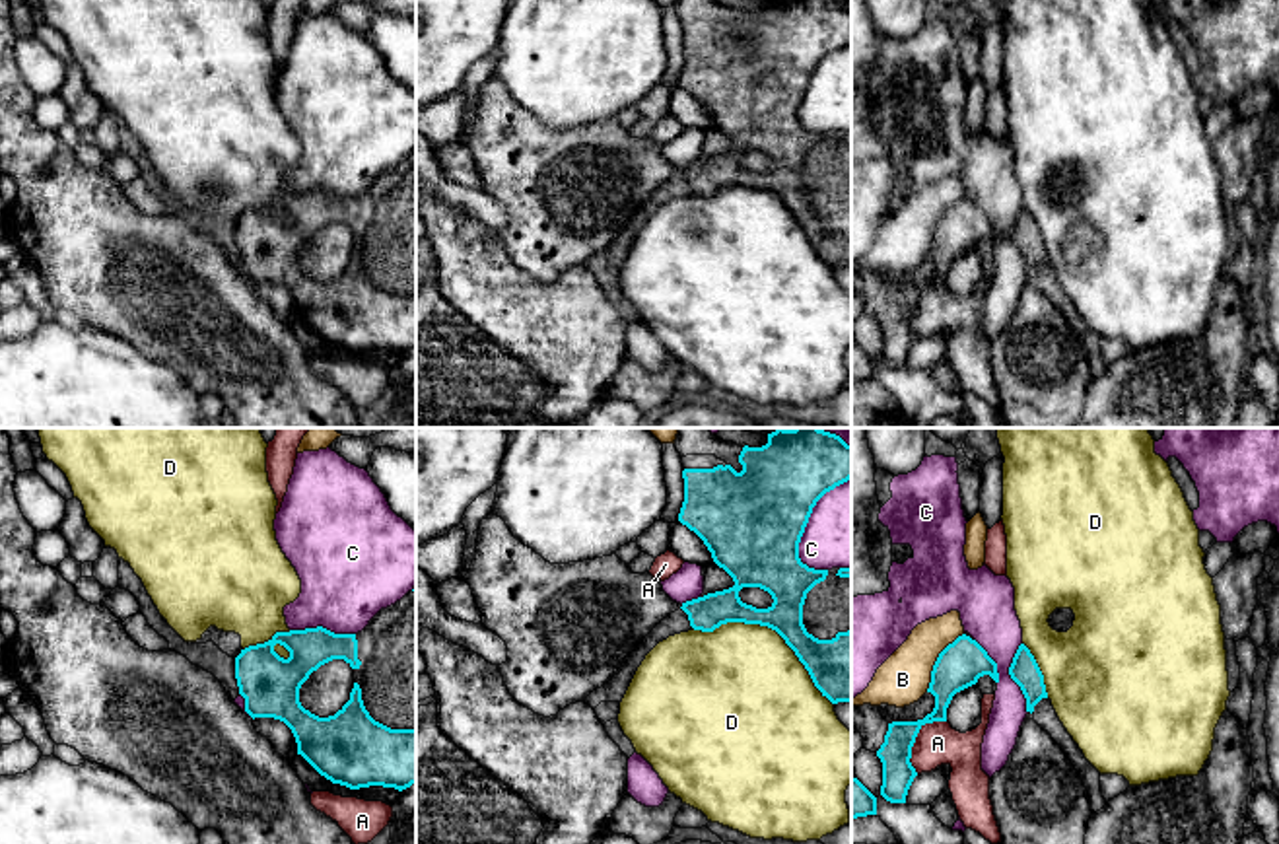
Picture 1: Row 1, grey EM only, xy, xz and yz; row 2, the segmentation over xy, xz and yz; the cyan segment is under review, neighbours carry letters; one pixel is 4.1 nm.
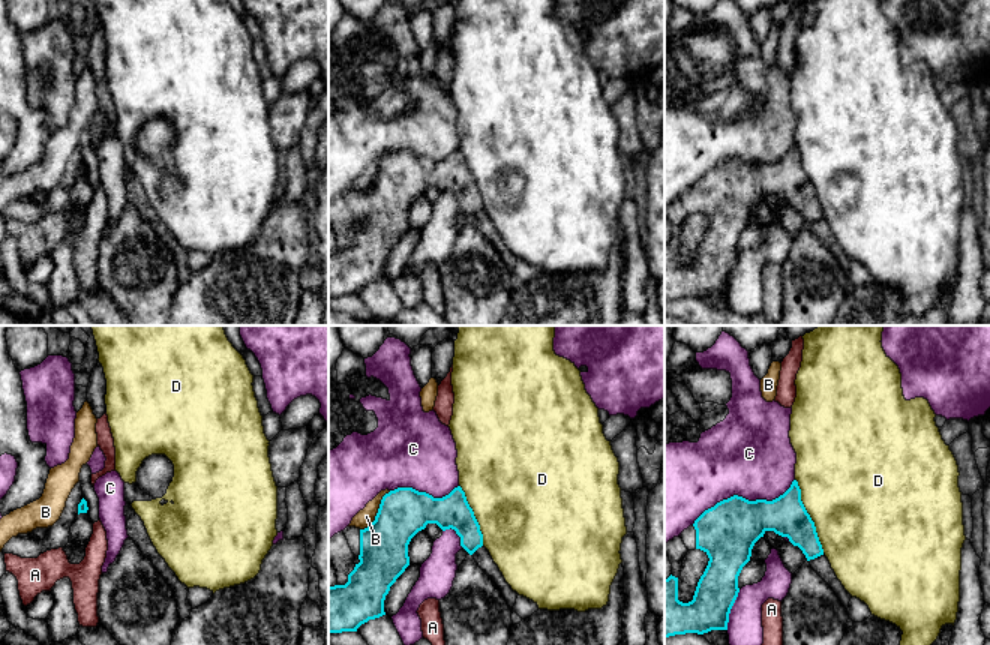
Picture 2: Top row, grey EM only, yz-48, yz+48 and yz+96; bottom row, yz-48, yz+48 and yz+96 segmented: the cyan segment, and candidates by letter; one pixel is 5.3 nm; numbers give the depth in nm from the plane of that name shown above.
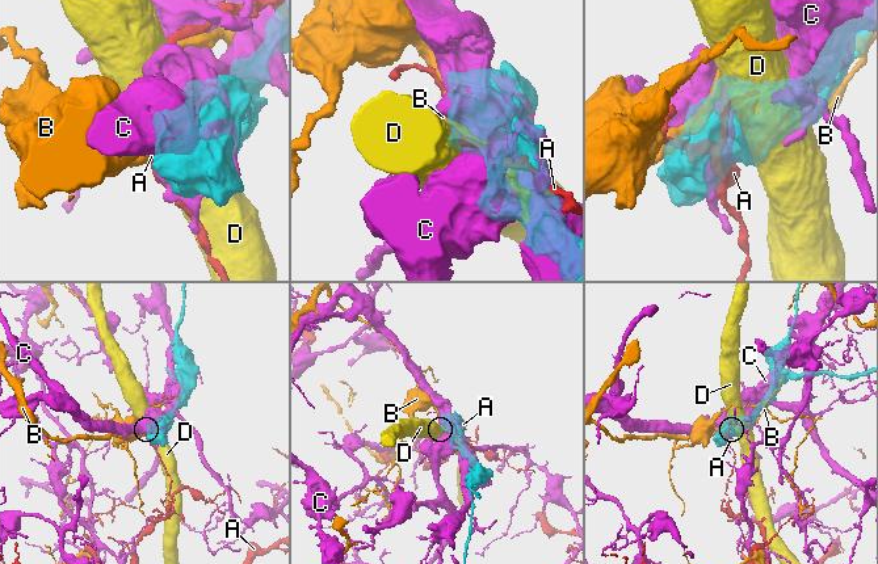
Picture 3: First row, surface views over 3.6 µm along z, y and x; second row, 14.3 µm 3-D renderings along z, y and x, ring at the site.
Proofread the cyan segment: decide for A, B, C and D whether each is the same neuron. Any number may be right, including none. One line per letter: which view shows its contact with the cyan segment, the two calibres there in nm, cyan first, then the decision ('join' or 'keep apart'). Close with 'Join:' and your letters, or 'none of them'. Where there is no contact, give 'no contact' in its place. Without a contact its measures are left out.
A: meets cyan in yz; 140 nm thick on the cyan side, 180 nm on the other; keep apart
B: meets cyan in yz; 190 nm thick on the cyan side, 220 nm on the other; keep apart
C: meets cyan in xz; 420 nm thick on the cyan side, 340 nm on the other; keep apart
D: meets cyan in xz; 220 nm thick on the cyan side, 460 nm on the other; keep apart
Join: none of them

